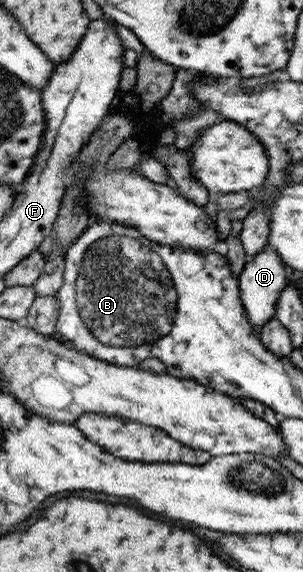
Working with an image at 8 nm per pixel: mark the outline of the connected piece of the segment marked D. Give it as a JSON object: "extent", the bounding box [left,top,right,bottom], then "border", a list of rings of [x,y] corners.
{"extent":[240,244,287,335],"border":[[[269,244],[255,256],[249,258],[240,274],[241,302],[245,306],[245,314],[249,316],[249,324],[257,335],[261,333],[261,326],[276,316],[277,300],[284,292],[287,280],[285,279],[285,262]]]}

